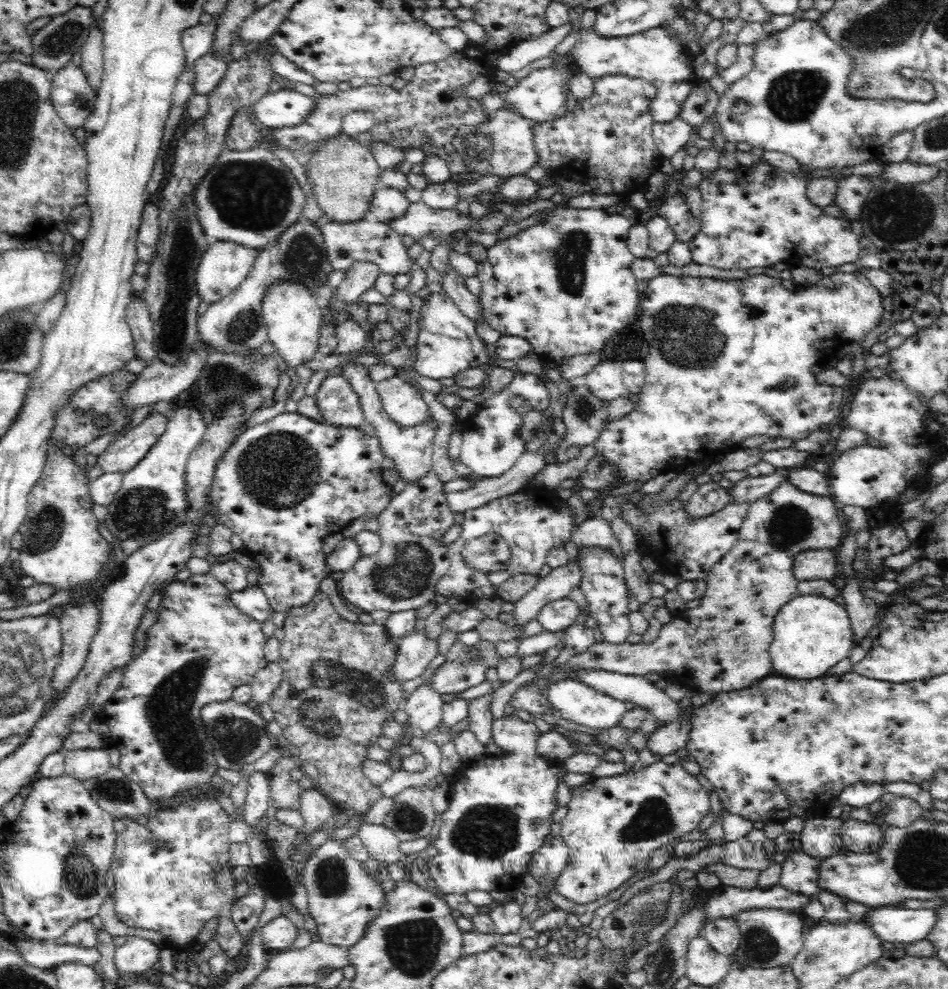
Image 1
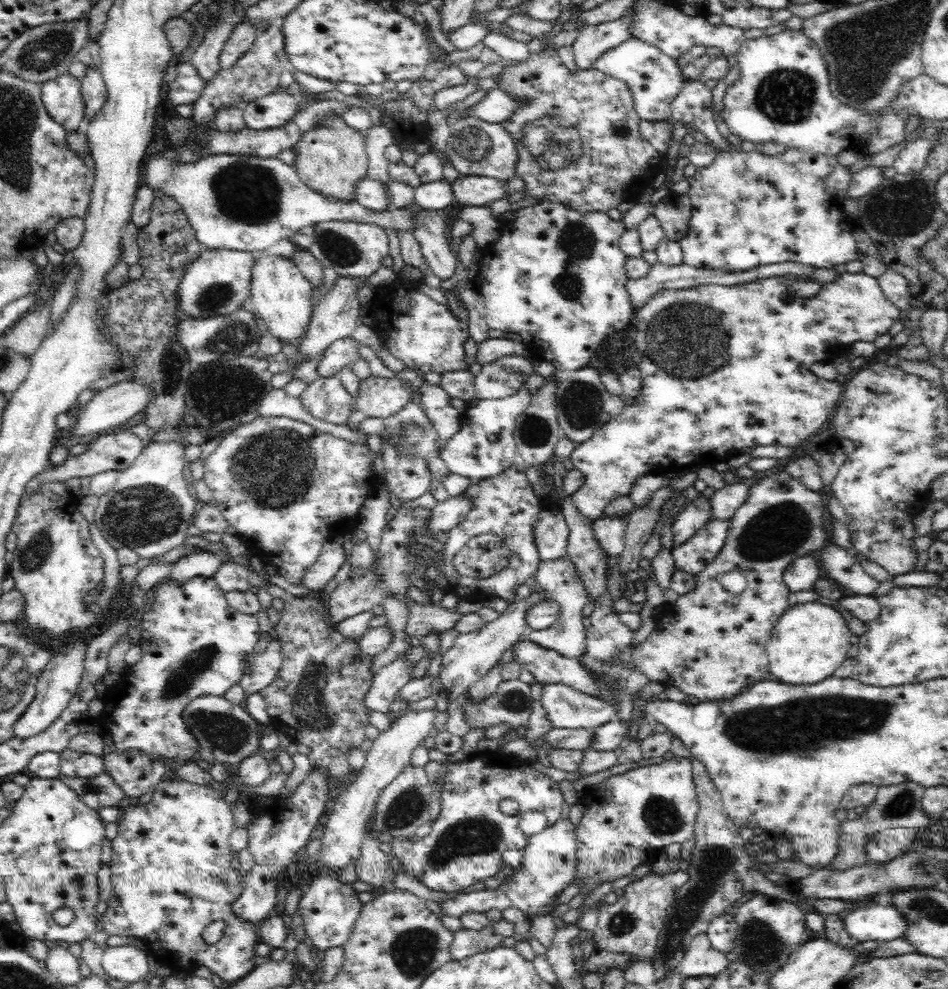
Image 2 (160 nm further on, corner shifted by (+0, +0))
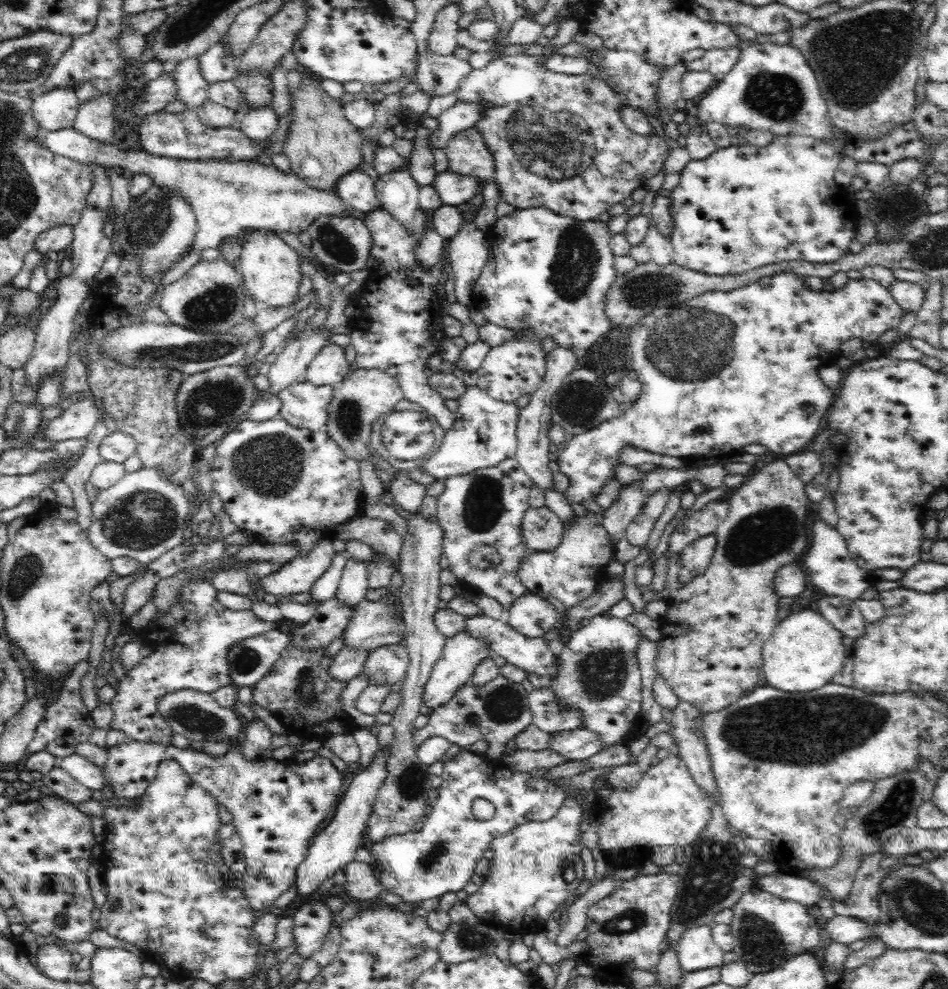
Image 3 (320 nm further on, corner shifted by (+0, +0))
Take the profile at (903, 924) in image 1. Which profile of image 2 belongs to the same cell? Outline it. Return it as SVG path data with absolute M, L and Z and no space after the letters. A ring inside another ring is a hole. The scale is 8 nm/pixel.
M873 904L846 914L844 931L858 943L876 940L878 943L900 938L906 930L906 919L892 906Z

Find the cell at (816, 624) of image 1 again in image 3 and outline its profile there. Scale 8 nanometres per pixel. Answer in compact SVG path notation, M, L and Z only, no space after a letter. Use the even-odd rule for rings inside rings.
M801 608L792 612L775 626L772 636L763 644L762 672L768 686L782 692L810 692L818 690L830 683L831 678L840 672L844 658L849 654L849 649L842 645L842 634L838 632L818 611Z

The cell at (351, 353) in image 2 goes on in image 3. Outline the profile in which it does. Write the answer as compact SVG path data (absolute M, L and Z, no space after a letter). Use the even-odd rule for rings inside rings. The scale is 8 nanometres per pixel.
M324 346L305 370L306 380L316 386L336 386L349 374L350 356L344 347Z

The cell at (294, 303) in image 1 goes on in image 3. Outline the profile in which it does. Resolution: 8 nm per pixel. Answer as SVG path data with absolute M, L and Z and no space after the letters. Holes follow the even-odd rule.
M269 230L247 231L240 246L236 268L257 305L277 308L293 304L303 276L299 254L279 237L279 233Z

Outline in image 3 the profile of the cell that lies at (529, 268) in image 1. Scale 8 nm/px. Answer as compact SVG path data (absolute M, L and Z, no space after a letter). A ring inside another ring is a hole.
M546 207L515 209L511 214L498 217L498 220L491 225L490 232L487 232L490 256L473 290L477 310L484 315L486 321L512 331L520 329L524 323L524 325L528 325L528 328L532 329L538 339L545 339L547 336L551 336L556 341L557 346L572 350L572 352L576 353L578 359L583 358L584 352L587 352L594 342L610 336L611 325L605 314L606 292L617 276L614 267L612 267L615 256L610 251L610 247L608 247L610 237L611 234L604 221L579 221L575 218L552 212Z

